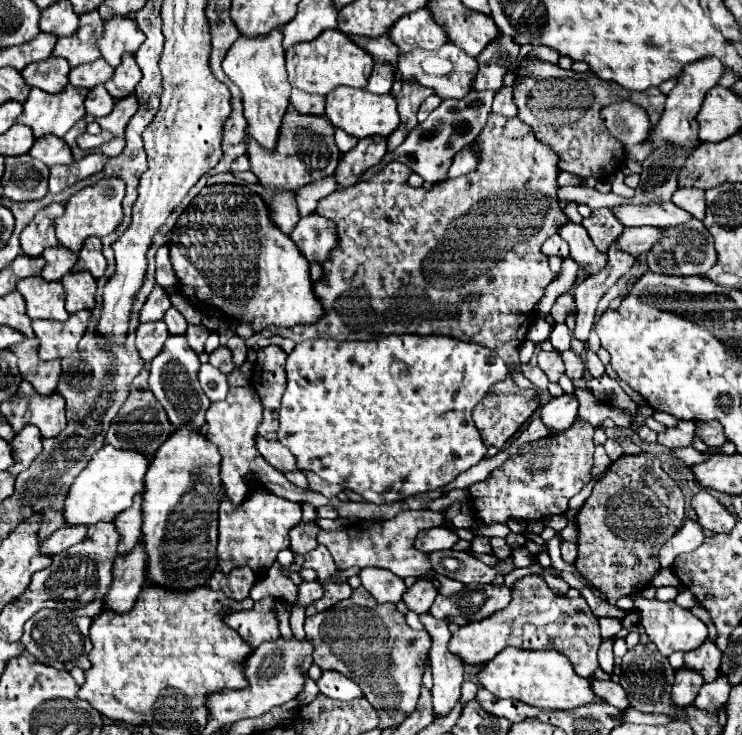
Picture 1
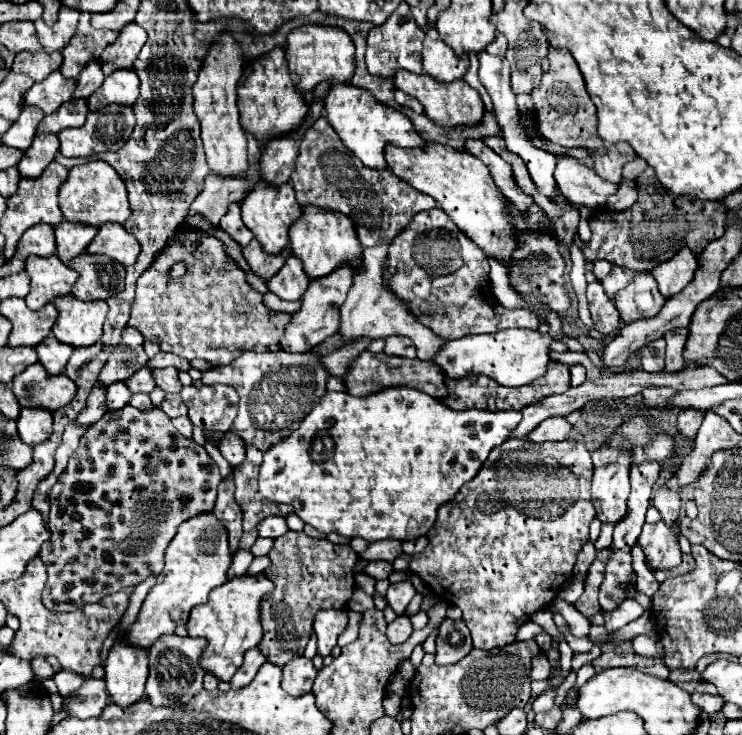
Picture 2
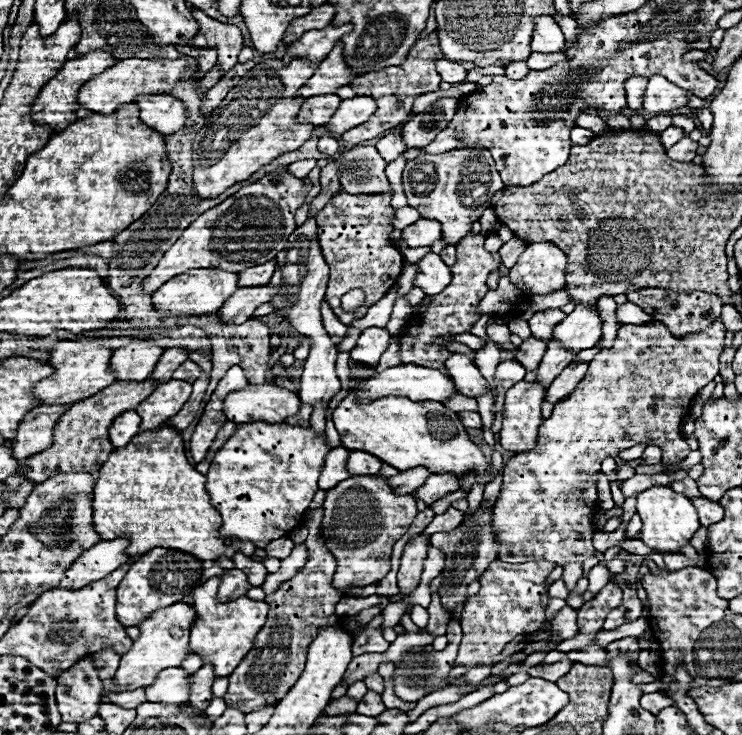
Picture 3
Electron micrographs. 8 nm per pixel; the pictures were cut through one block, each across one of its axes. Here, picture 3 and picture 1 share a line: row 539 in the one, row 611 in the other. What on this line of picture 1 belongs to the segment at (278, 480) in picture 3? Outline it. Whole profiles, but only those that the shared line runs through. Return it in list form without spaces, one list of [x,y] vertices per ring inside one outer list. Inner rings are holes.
[[[266,596],[254,602],[252,610],[230,612],[224,616],[224,622],[232,626],[250,648],[258,648],[262,642],[272,642],[280,638],[278,616],[276,616],[276,598]]]

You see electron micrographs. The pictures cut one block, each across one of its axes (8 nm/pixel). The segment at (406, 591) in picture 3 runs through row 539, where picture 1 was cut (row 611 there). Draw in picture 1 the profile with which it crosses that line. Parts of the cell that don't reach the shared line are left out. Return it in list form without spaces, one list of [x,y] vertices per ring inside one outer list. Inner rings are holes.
[[[430,576],[430,578],[418,578],[416,584],[410,586],[410,588],[404,592],[402,600],[404,600],[406,606],[408,606],[410,610],[414,610],[416,614],[428,612],[430,606],[432,606],[432,602],[434,602],[434,598],[438,596],[438,590],[436,590],[436,586],[434,586],[434,580],[436,580],[434,576]]]

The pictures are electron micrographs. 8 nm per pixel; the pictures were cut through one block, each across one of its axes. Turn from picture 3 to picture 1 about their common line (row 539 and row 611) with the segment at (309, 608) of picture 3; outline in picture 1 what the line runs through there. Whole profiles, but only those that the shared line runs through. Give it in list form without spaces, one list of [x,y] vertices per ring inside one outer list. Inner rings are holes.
[[[324,584],[324,590],[326,590],[324,596],[306,608],[306,616],[324,612],[324,610],[332,608],[336,602],[350,598],[350,594],[352,594],[352,588],[348,584]]]

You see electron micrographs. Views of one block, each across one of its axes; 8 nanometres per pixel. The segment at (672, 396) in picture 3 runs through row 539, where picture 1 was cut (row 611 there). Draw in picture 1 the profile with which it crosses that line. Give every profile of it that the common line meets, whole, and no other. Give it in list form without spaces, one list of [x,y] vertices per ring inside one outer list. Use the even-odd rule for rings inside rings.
[[[524,576],[514,582],[512,602],[504,612],[496,612],[496,616],[488,616],[488,620],[478,620],[476,624],[466,624],[452,634],[450,652],[458,654],[468,664],[486,664],[506,646],[524,650],[558,650],[568,656],[578,676],[592,680],[600,666],[596,658],[600,642],[598,618],[592,614],[584,598],[558,596],[542,576]]]

